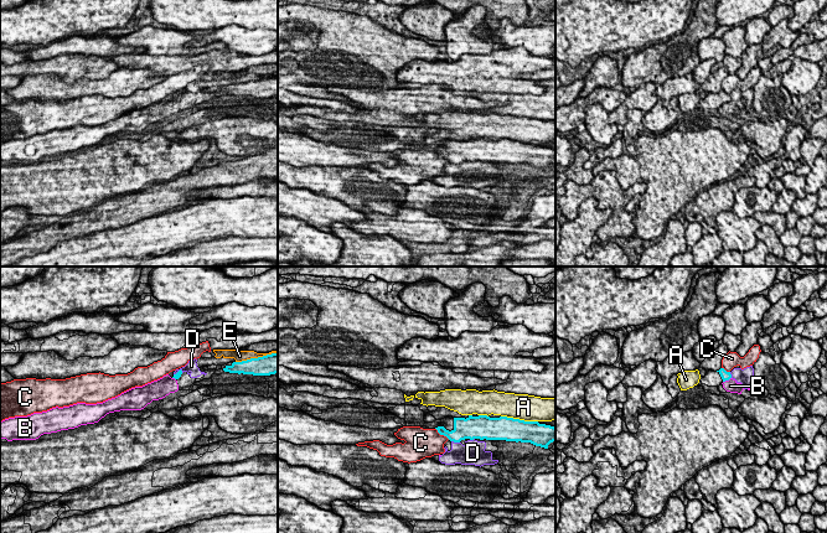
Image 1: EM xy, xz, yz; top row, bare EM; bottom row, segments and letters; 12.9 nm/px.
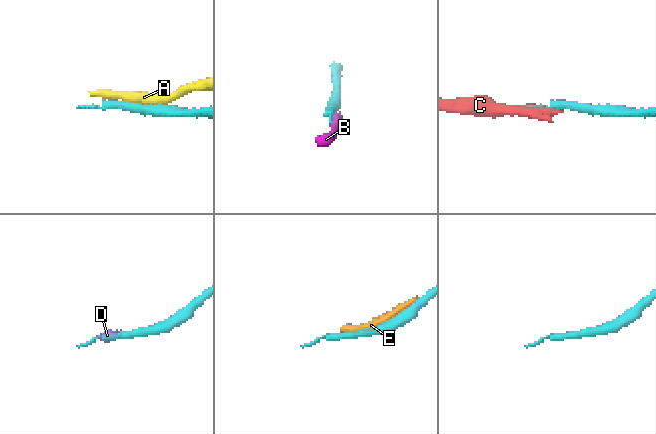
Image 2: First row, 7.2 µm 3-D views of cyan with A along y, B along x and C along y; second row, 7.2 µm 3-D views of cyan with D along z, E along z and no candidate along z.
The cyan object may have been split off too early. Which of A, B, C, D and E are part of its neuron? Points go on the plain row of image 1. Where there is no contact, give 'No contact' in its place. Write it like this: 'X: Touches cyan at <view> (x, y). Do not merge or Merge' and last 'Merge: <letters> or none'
A: Touches cyan at xz (518, 141). Do not merge
B: Touches cyan at yz (727, 102). Do not merge
C: Touches cyan at xz (442, 156). Do not merge
D: Touches cyan at xz (455, 164). Do not merge
E: Touches cyan at xy (256, 81). Do not merge
Merge: none

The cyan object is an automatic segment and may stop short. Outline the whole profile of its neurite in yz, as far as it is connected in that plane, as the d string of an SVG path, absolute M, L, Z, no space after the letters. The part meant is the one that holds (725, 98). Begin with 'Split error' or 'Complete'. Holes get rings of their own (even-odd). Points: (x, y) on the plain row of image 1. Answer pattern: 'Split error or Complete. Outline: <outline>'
Split error. Outline: M724 90L719 93L708 93L705 98L701 102L702 107L708 109L719 109L723 104L729 103L732 100L730 94L727 94Z

